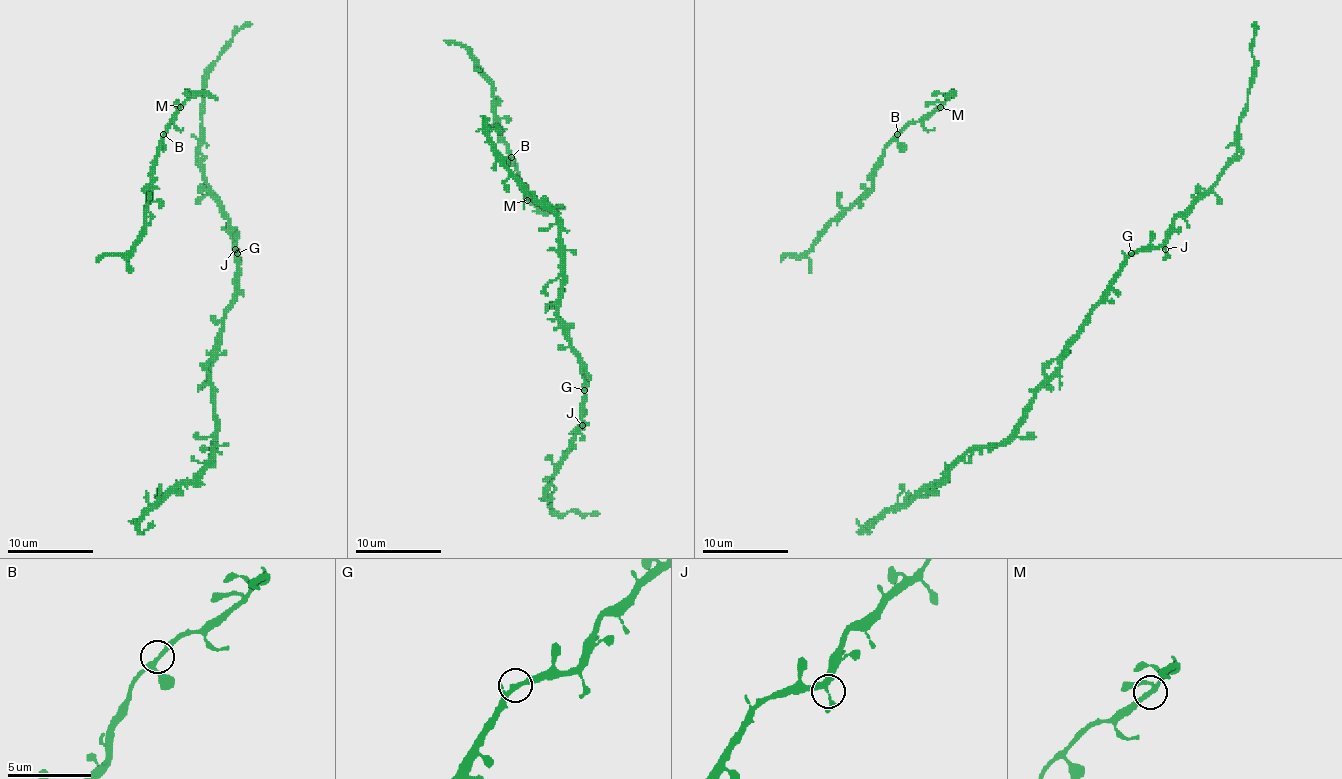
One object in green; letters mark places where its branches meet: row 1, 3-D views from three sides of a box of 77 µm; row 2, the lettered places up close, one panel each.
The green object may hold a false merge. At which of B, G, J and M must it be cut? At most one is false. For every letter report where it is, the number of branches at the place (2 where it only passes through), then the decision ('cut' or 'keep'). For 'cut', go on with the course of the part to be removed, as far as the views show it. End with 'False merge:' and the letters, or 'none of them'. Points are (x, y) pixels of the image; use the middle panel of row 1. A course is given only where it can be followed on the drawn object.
B: (511, 157) | 3 | keep
G: (584, 390) | 3 | keep
J: (582, 425) | 3 | keep
M: (527, 200) | 3 | keep
False merge: none of them

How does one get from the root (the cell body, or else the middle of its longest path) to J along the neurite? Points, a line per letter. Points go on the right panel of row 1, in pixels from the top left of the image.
J: (1122, 251), (1133, 255), (1139, 251), (1161, 247), (1165, 249)

